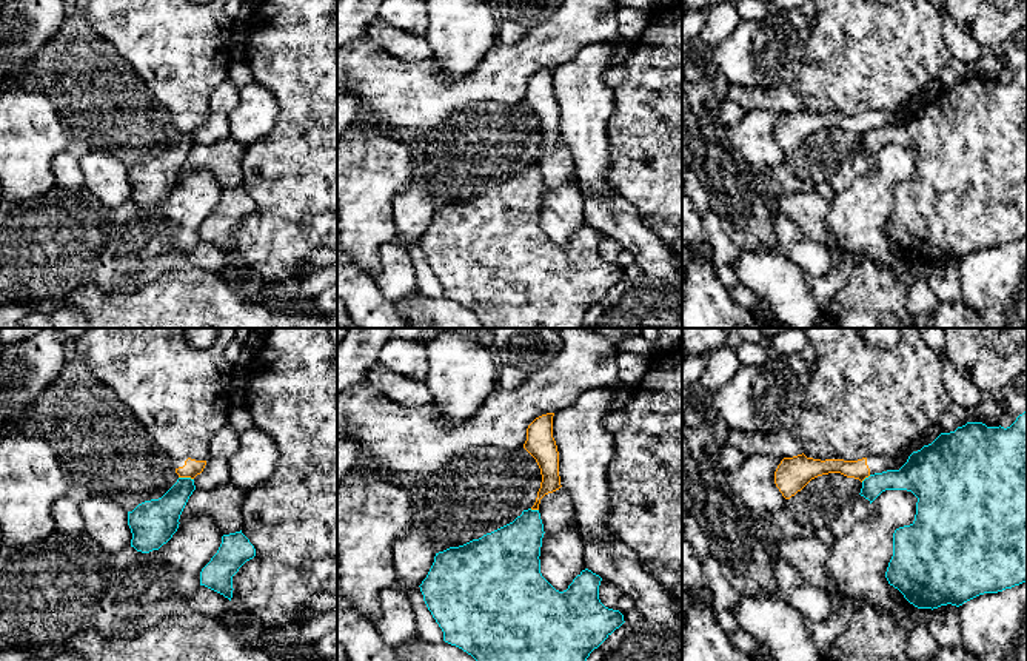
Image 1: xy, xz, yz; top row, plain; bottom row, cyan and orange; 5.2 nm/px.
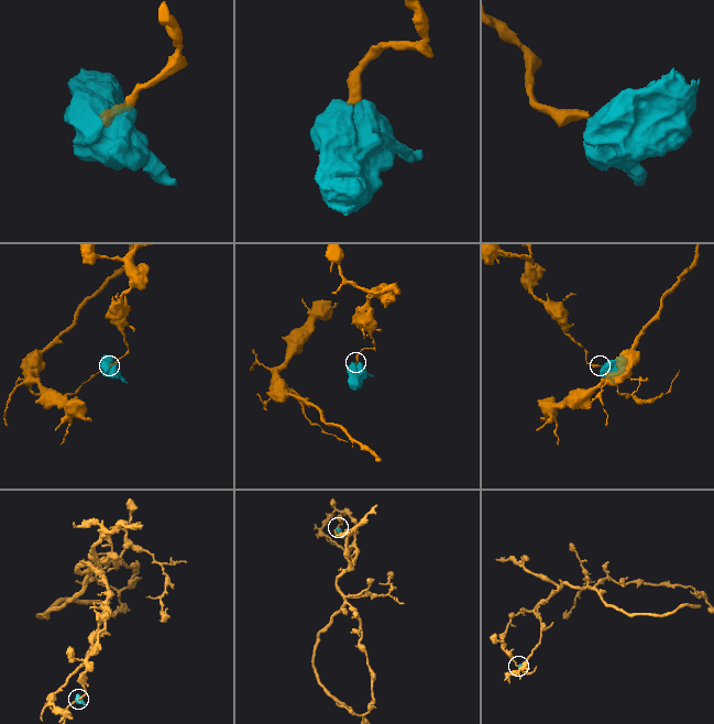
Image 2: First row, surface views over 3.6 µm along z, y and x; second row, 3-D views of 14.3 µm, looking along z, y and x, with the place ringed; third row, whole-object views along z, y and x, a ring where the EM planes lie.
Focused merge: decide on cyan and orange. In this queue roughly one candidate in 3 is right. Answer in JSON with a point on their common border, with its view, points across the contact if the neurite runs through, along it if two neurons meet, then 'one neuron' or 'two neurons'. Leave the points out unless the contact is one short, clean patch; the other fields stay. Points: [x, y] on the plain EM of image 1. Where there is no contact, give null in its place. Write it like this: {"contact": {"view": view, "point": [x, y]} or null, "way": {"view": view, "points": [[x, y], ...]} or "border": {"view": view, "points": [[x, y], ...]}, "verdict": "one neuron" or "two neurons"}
{"contact": {"view": "xy", "point": [187, 133]}, "border": {"view": "xy", "points": [[179, 131], [193, 134]]}, "verdict": "two neurons"}

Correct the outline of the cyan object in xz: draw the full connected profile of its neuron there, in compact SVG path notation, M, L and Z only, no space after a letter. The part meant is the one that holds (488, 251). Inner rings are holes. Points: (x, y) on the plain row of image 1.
M524 165L522 169L517 171L513 177L491 188L487 188L479 194L473 194L463 200L450 202L443 206L436 208L434 217L427 233L419 240L428 265L443 287L443 296L471 310L477 316L483 328L585 328L584 317L587 316L590 308L625 277L624 270L619 265L608 263L600 257L599 240L602 233L591 225L582 225L564 247L556 245L542 231L539 211L544 188L545 186L539 165Z

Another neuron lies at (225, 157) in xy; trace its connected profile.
M231 136L214 145L194 145L179 177L194 169L208 169L216 174L223 190L240 186L243 180L242 162L245 149Z

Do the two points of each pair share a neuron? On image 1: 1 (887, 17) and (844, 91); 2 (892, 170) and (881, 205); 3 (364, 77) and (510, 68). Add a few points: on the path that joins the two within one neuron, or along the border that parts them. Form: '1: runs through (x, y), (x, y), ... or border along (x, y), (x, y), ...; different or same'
1: runs through (886, 36), (849, 73); same
2: runs through (883, 179), (881, 196); same
3: runs through (401, 91), (468, 91), (473, 88); same

